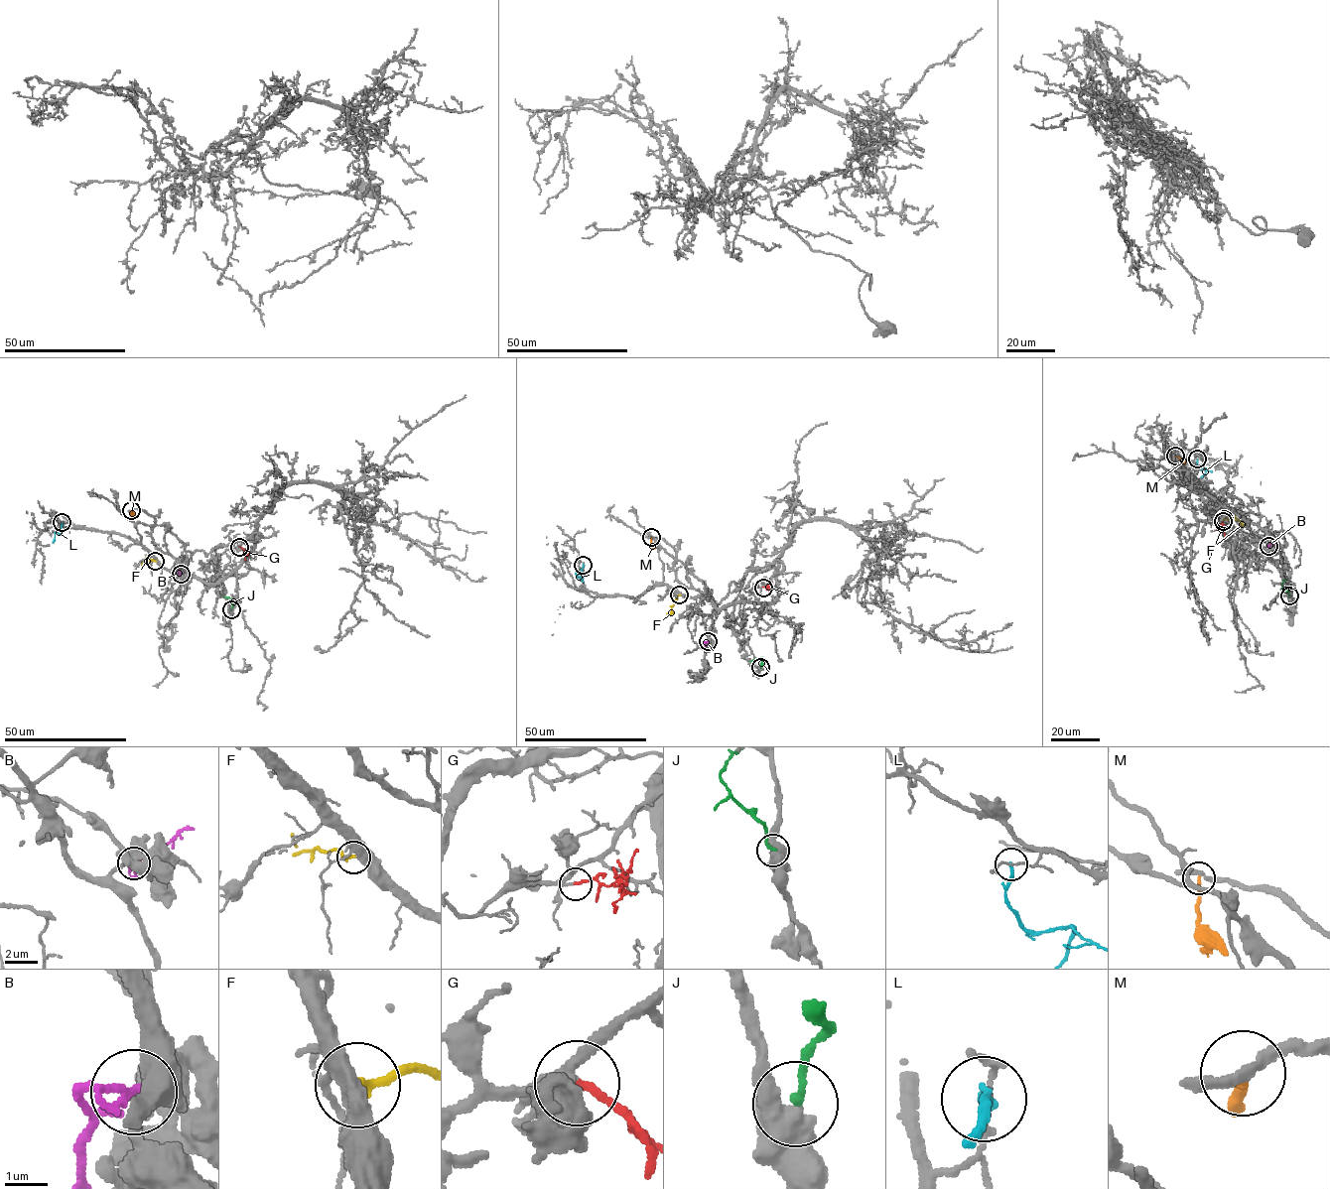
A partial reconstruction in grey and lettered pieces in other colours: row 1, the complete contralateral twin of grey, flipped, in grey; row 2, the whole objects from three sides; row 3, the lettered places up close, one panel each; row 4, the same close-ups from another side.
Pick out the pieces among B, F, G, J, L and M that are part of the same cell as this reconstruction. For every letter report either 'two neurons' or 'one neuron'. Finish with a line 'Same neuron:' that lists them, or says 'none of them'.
B: two neurons
F: one neuron
G: one neuron
J: two neurons
L: two neurons
M: two neurons
Same neuron: F, G

